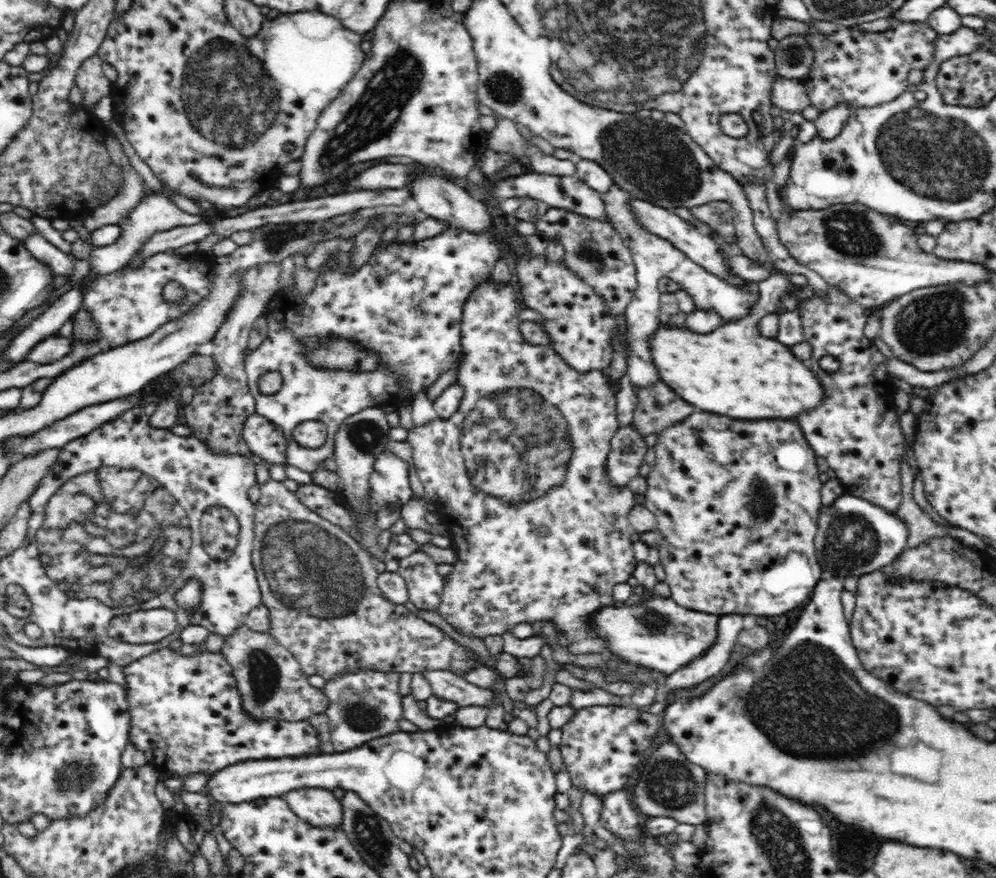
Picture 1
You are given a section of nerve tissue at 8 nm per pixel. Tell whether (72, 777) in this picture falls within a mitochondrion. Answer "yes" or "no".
yes

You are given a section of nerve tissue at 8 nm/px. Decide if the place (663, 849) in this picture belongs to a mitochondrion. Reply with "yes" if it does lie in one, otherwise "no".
no

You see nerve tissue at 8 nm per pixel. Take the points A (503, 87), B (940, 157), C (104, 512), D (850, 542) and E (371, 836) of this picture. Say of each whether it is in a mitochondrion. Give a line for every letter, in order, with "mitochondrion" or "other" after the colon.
A: mitochondrion
B: mitochondrion
C: mitochondrion
D: mitochondrion
E: mitochondrion

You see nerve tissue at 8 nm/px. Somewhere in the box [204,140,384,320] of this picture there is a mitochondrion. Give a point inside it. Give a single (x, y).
(274, 242)

